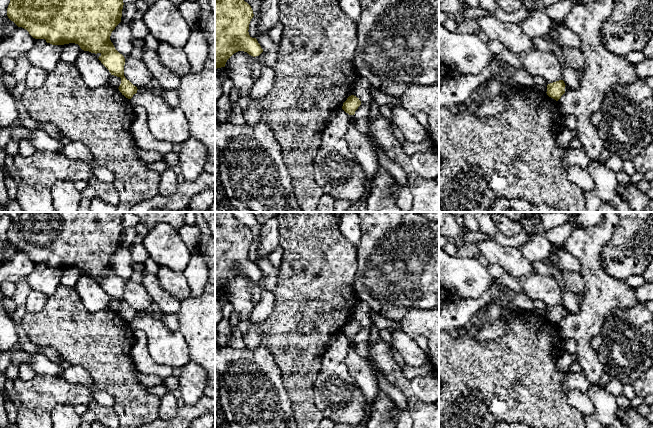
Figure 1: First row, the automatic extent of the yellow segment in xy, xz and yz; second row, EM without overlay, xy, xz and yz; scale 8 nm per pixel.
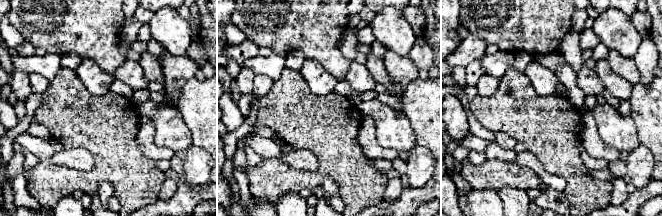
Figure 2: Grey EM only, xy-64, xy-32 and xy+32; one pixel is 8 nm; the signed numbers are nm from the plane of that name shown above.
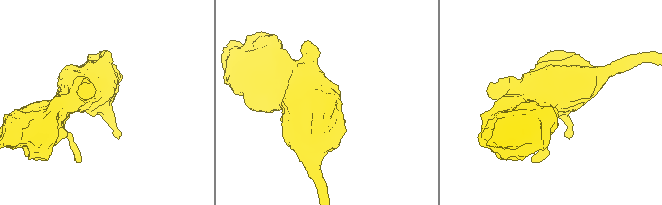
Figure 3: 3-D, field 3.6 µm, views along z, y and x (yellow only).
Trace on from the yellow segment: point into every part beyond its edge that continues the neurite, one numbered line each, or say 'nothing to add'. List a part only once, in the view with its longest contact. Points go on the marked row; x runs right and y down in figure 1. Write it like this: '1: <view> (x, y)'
nothing to add

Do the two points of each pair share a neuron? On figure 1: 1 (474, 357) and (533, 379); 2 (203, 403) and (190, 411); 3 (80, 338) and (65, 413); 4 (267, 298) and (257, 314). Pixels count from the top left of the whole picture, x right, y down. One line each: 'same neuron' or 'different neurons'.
1: same neuron
2: same neuron
3: different neurons
4: same neuron

